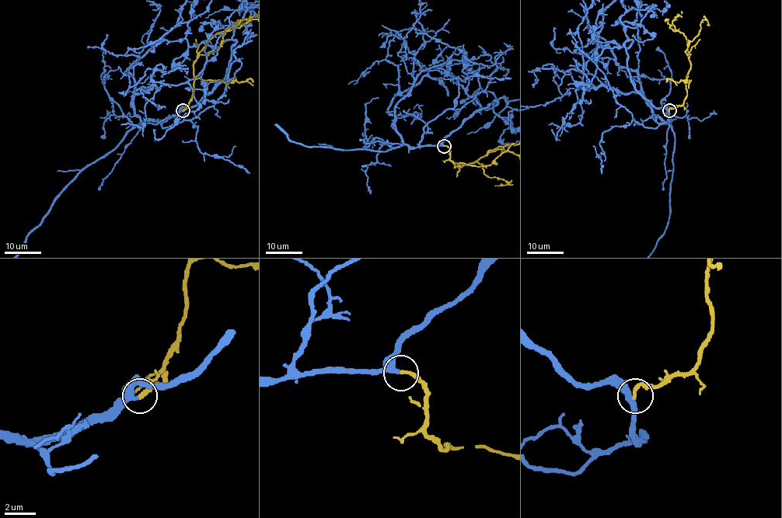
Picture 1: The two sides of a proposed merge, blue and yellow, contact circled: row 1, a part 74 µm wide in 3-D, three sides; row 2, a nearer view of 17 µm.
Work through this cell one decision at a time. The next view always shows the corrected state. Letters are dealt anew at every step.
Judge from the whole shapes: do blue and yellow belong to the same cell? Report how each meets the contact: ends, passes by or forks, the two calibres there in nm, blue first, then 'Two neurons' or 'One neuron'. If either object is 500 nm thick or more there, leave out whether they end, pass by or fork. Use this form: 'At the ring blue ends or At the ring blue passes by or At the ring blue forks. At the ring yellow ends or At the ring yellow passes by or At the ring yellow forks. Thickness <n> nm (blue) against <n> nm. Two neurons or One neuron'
At the ring blue passes by. At the ring yellow ends. Thickness 280 nm (blue) against 240 nm. One neuron

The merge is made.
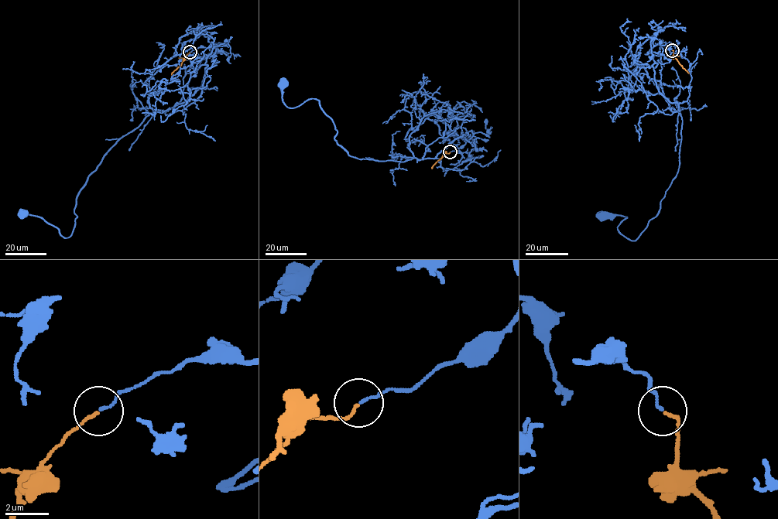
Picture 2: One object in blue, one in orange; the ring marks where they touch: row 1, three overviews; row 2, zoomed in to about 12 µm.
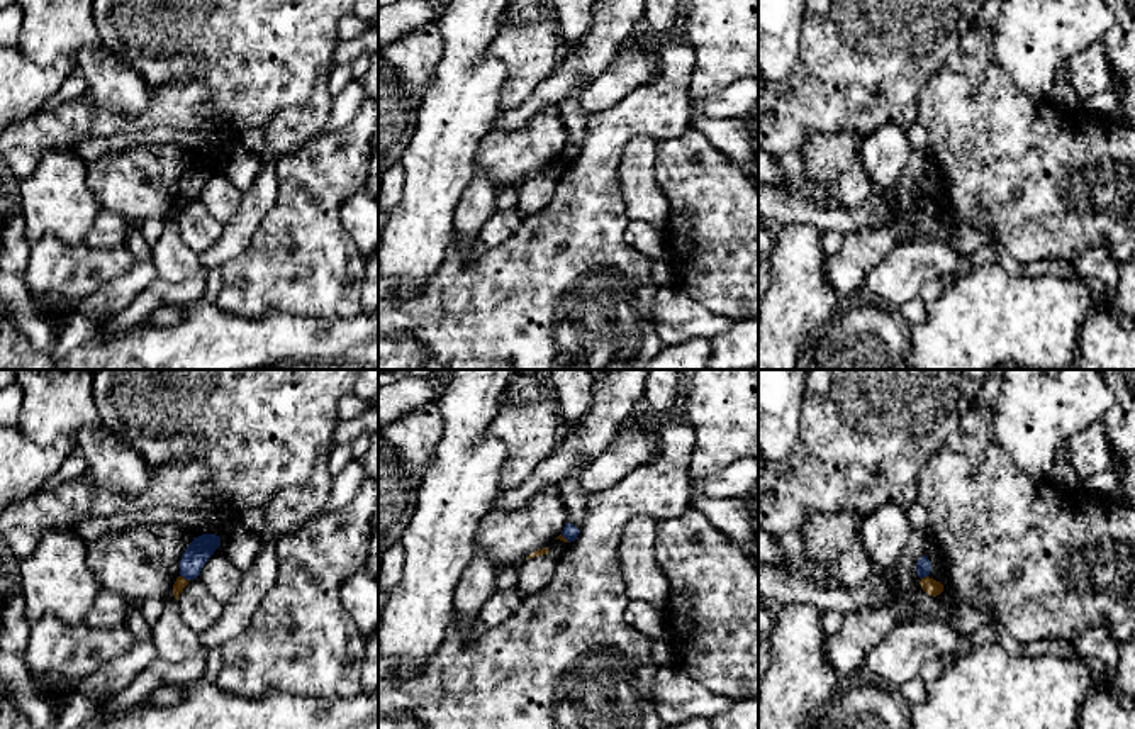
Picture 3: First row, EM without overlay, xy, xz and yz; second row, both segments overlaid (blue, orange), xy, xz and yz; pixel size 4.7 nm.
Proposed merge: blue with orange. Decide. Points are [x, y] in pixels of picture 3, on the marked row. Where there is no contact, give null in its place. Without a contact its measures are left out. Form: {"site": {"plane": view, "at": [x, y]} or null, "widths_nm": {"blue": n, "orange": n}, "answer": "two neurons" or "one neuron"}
{"site": {"plane": "xy", "at": [184, 577]}, "widths_nm": {"blue": 120, "orange": 60}, "answer": "two neurons"}

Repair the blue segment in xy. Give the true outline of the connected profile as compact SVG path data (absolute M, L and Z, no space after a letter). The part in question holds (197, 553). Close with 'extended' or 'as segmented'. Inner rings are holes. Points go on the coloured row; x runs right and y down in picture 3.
M202 534L193 537L180 559L180 576L193 580L200 575L207 559L221 546L221 537L215 534Z | as segmented

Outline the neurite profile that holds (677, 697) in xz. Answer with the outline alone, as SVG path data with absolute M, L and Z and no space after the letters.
M674 665L657 671L651 692L655 714L663 726L709 719L735 705L731 697L706 688Z

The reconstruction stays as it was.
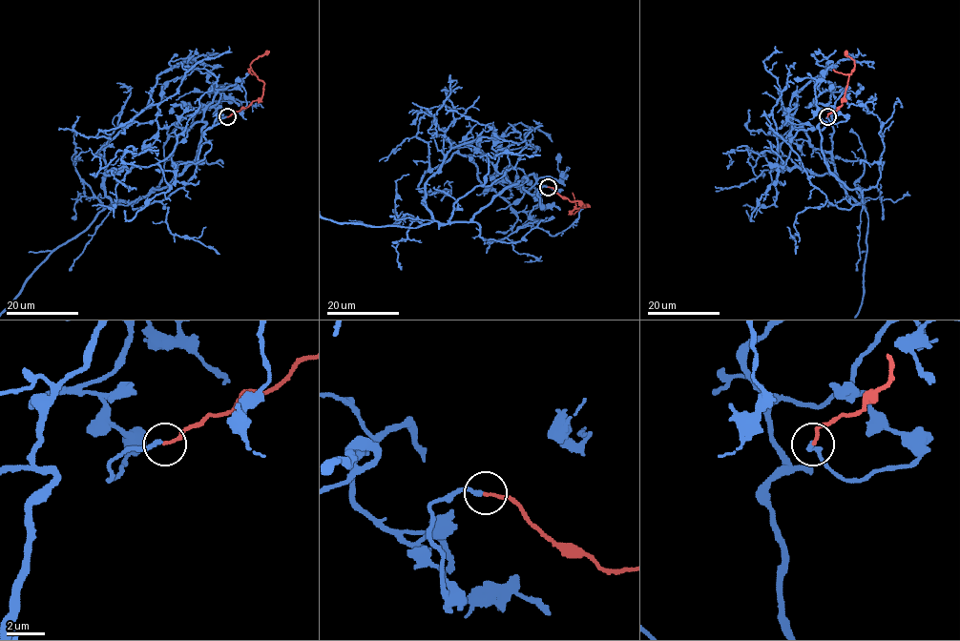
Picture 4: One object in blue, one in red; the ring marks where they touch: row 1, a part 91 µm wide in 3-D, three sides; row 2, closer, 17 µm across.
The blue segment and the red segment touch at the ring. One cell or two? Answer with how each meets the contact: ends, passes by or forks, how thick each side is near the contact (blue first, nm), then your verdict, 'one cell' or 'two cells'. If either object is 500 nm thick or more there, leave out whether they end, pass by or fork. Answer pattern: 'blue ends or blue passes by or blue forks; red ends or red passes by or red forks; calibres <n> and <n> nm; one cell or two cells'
blue ends; red ends; calibres 190 and 170 nm; two cells

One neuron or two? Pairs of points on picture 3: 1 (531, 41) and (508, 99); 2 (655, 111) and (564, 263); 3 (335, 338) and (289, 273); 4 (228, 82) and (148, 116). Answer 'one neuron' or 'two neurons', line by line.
1: one neuron
2: one neuron
3: two neurons
4: two neurons

